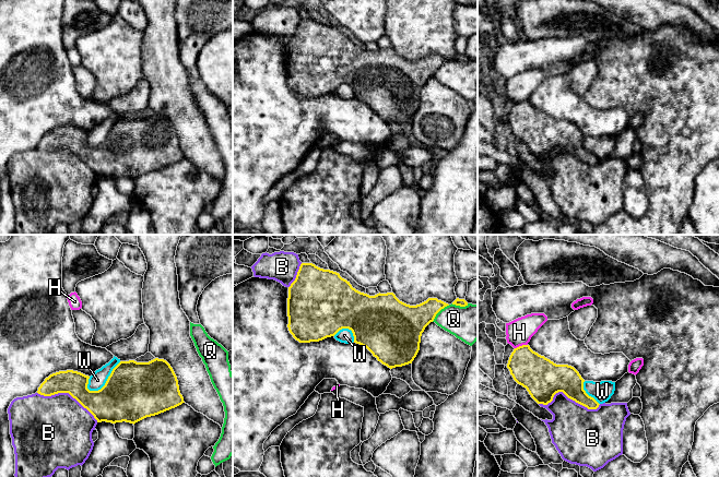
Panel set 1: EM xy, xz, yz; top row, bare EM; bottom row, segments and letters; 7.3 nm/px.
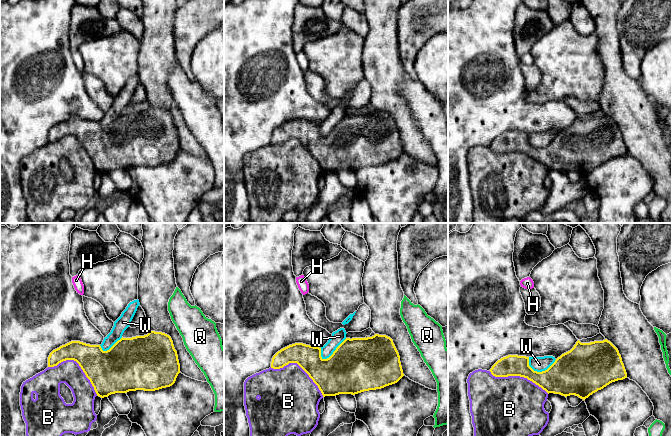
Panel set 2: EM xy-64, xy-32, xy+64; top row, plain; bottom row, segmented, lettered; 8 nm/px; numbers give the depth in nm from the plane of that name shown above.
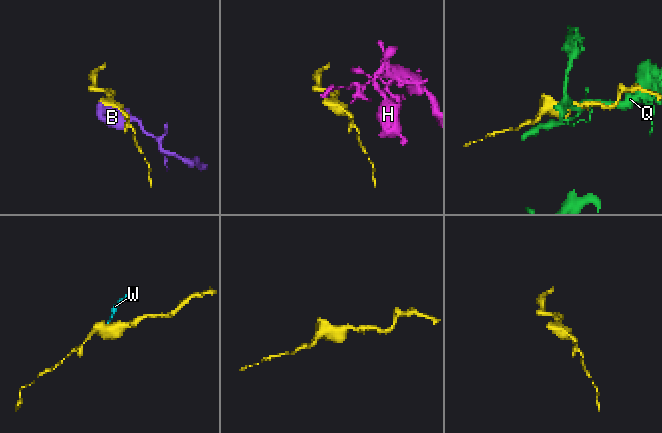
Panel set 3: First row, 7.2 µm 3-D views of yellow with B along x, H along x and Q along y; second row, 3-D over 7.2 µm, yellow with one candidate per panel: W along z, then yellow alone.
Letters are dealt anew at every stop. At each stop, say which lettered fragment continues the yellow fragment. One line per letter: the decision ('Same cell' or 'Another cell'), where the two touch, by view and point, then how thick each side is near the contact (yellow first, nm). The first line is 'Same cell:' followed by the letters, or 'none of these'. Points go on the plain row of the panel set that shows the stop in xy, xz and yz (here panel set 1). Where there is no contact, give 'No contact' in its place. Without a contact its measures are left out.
Same cell: none of these
B: Another cell. Touches yellow at yz (568, 153). Thickness 280 nm (yellow) against 380 nm
H: Another cell. Touches yellow at yz (520, 102). Thickness 280 nm (yellow) against 190 nm
Q: Another cell. Touches yellow at xz (439, 66). Thickness 260 nm (yellow) against 260 nm
W: Another cell. Touches yellow at xy (106, 138). Thickness 420 nm (yellow) against 120 nm

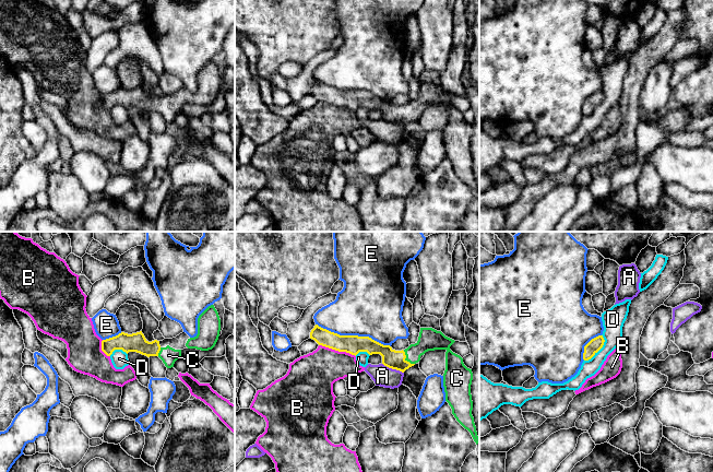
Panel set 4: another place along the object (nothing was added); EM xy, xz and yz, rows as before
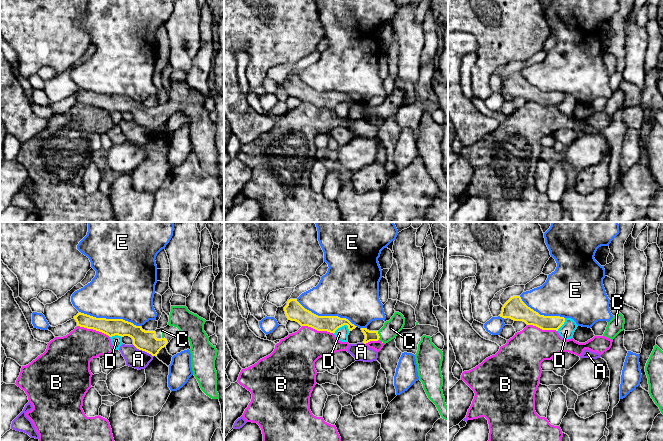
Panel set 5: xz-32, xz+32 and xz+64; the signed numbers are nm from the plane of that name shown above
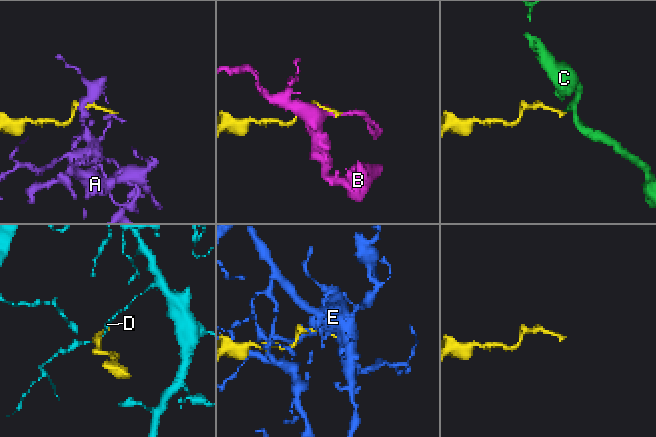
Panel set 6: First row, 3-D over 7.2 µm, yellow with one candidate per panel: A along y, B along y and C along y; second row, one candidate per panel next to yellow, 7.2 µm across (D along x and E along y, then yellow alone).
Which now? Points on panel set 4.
Same cell: C
A: Another cell. Touches yellow at xz (393, 124). Thickness 140 nm (yellow) against 150 nm
B: Another cell. Touches yellow at xz (337, 105). Thickness 140 nm (yellow) against 300 nm
C: Same cell. Touches yellow at xz (406, 116). Thickness 140 nm (yellow) against 160 nm
D: Another cell. Touches yellow at yz (598, 105). Thickness 100 nm (yellow) against 160 nm
E: Another cell. Touches yellow at xz (353, 91). Thickness 140 nm (yellow) against 440 nm

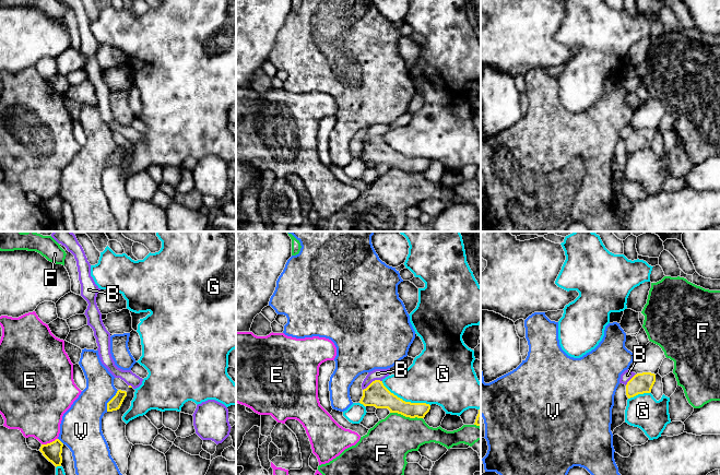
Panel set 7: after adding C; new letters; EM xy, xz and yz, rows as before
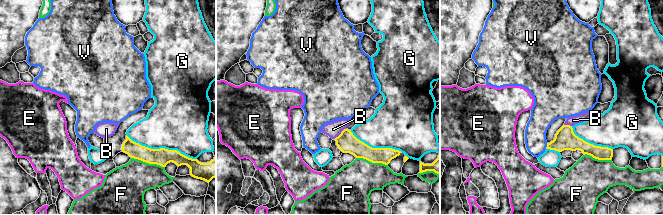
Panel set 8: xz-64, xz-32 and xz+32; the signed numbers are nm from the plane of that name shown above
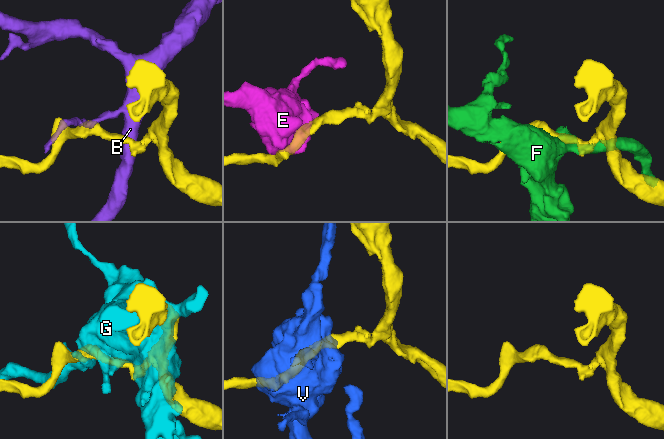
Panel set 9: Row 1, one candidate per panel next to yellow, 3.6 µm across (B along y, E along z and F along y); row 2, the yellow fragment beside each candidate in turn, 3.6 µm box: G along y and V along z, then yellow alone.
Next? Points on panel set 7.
Same cell: none of these
B: Another cell. Touches yellow at xz (373, 137). Thickness 180 nm (yellow) against 80 nm
E: Another cell. Touches yellow at xy (50, 198). Thickness 130 nm (yellow) against 380 nm
F: Another cell. Touches yellow at xz (406, 171). Thickness 160 nm (yellow) against 320 nm
G: Another cell. Touches yellow at xz (404, 156). Thickness 180 nm (yellow) against 360 nm
V: Another cell. Touches yellow at xy (109, 156). Thickness 90 nm (yellow) against 280 nm

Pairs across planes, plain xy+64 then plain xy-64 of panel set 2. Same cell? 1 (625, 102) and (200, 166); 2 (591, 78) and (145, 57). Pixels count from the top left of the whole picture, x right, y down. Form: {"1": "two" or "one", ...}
{"1": "two", "2": "two"}

